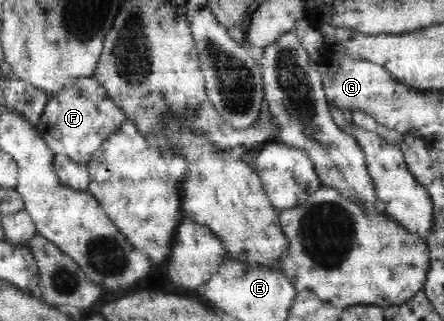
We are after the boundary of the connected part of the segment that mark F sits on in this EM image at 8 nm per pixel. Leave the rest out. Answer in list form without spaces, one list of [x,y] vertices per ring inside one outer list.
[[[79,77],[70,85],[50,94],[43,114],[36,124],[36,129],[51,150],[55,153],[65,153],[73,162],[87,164],[95,150],[119,130],[126,122],[122,108],[109,98],[107,91],[95,77]]]

